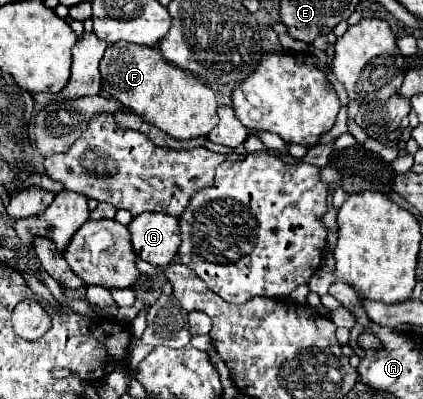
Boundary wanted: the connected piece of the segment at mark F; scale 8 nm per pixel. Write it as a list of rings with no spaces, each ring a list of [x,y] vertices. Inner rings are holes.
[[[125,41],[109,45],[101,59],[103,89],[121,99],[143,121],[159,127],[173,139],[205,137],[217,125],[217,99],[209,85],[187,73],[169,61],[165,61],[159,49],[145,49],[143,45],[129,45]]]

